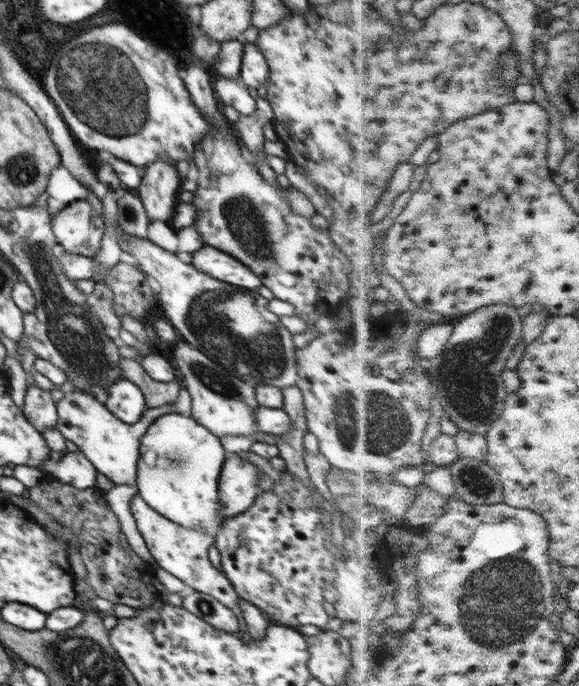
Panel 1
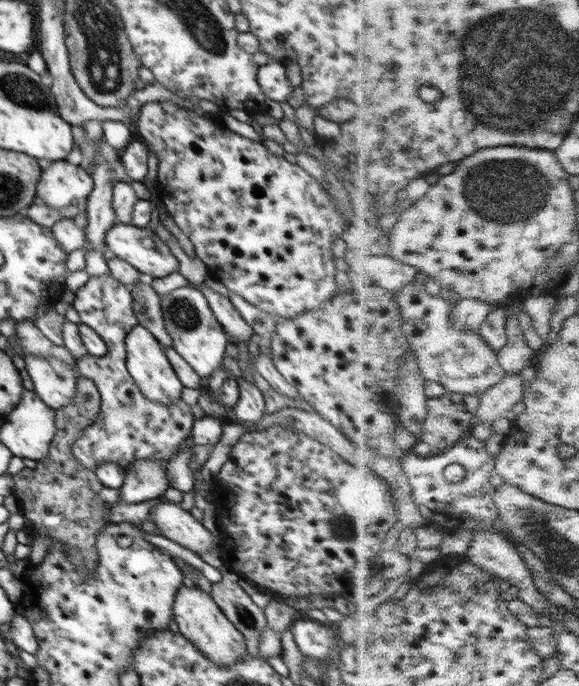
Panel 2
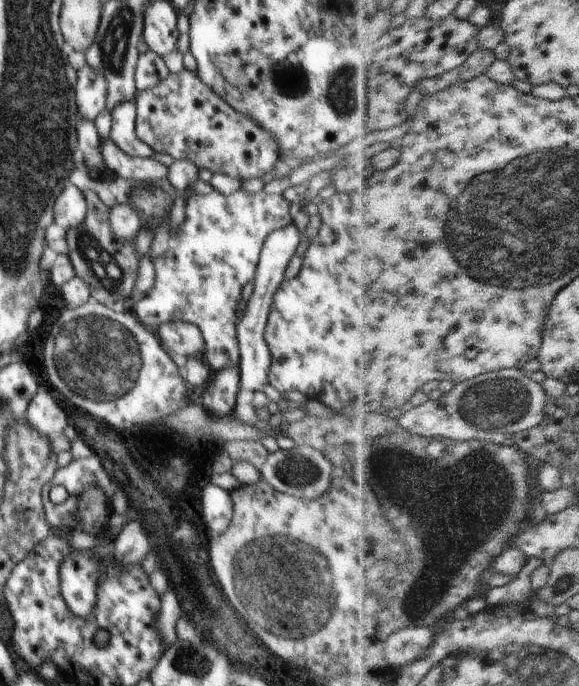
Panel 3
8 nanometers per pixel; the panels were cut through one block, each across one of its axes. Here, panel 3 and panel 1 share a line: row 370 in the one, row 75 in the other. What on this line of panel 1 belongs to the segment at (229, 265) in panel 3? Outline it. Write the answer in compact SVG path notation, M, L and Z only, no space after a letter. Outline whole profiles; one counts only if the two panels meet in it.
M215 75L214 90L222 100L223 105L232 106L240 115L256 116L257 109L254 98L249 90L244 88L238 78L228 79Z

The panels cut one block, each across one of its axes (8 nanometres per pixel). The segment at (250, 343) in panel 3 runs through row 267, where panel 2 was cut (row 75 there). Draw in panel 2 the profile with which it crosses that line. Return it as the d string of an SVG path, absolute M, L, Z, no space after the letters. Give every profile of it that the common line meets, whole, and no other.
M269 61L264 66L260 66L257 82L268 99L279 103L289 102L293 88L286 76L286 66L282 63Z

